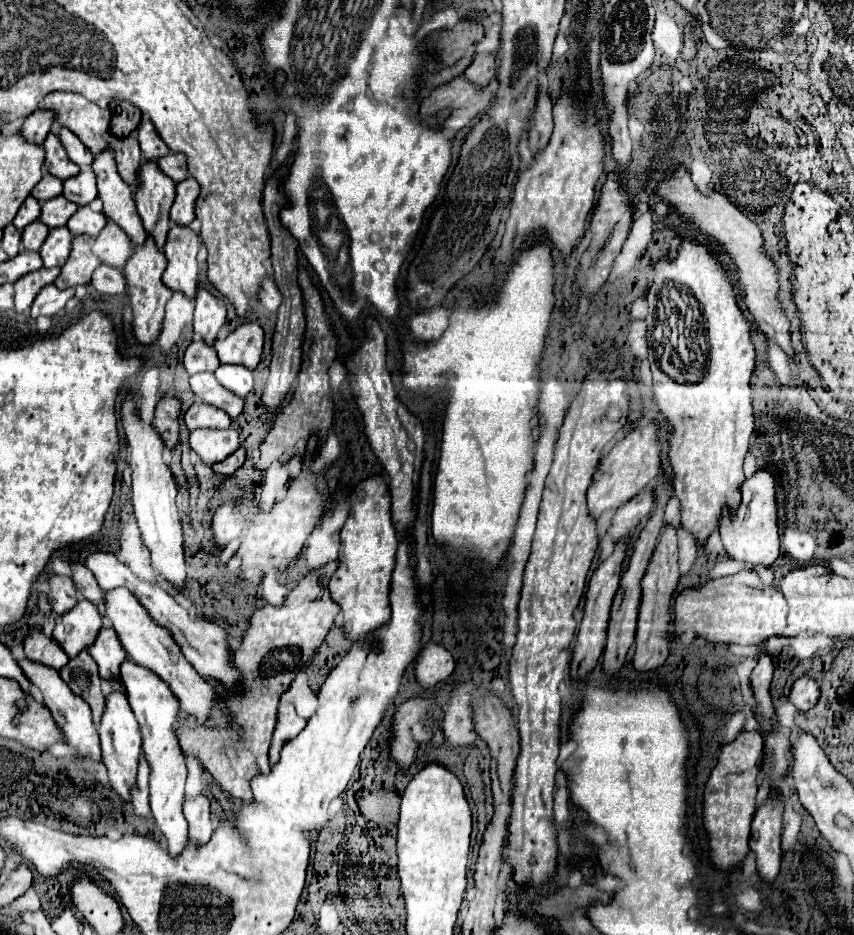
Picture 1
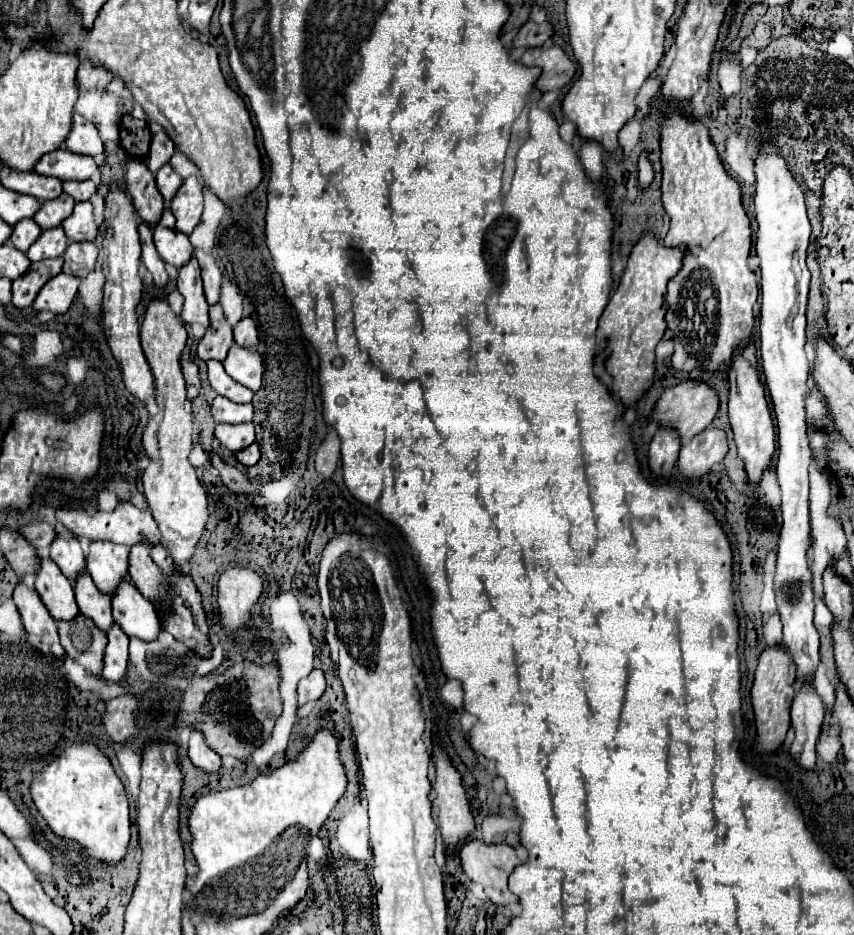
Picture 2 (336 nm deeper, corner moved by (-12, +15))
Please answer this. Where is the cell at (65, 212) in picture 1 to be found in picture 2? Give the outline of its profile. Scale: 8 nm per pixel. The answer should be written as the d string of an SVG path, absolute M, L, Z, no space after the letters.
M61 193L57 199L45 201L39 209L39 213L33 215L33 221L41 227L41 229L51 229L51 227L59 227L61 221L65 217L69 217L73 213L73 197L69 197L67 193Z

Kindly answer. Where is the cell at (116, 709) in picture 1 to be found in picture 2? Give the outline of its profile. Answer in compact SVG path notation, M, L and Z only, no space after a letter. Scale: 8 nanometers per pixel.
M115 623L107 629L107 647L105 647L105 657L103 657L103 671L101 677L107 681L121 681L127 673L127 663L129 663L129 637L121 633L121 627Z

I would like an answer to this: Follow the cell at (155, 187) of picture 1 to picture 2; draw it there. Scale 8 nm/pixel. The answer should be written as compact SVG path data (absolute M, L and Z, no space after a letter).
M169 209L163 211L161 221L155 225L153 241L161 259L169 265L175 265L177 269L187 265L189 259L193 257L193 247L189 243L189 237L175 229L175 217L171 215Z

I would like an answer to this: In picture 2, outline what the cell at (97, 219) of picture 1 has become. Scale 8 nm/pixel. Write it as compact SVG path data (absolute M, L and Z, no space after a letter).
M91 201L75 203L73 213L61 223L69 241L93 241L99 233L99 227L93 221Z

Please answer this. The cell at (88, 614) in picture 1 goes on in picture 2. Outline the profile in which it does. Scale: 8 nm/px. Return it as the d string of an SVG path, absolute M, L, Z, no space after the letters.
M57 531L57 537L49 547L49 557L59 565L67 579L77 577L85 569L85 553L75 535L63 535Z

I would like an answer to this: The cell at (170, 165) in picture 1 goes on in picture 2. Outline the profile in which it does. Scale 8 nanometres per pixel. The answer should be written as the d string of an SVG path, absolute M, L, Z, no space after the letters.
M163 165L163 167L157 171L155 179L157 179L157 189L161 191L165 203L169 205L171 199L175 197L175 193L177 193L177 189L181 187L183 179L171 169L171 165Z

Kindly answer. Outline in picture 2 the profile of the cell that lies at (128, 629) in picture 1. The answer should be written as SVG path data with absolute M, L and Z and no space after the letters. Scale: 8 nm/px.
M91 541L85 563L99 591L111 595L121 577L129 575L127 555L129 547L125 545L117 545L111 541Z

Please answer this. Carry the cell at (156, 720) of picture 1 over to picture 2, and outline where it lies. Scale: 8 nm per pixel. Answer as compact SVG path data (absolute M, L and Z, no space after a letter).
M127 577L121 579L111 595L111 611L113 619L129 637L135 635L143 641L155 641L159 637L161 625L153 603L145 599Z

